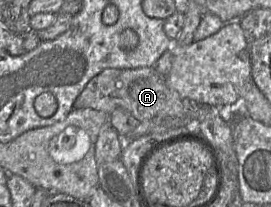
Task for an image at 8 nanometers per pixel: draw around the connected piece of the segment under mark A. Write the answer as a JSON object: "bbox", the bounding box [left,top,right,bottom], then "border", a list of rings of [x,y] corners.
{"bbox":[73,67,187,122],"border":[[[155,67],[107,68],[87,83],[75,100],[73,108],[91,108],[109,115],[117,108],[124,108],[142,122],[158,117],[186,117],[187,102],[168,86],[165,76]]]}

